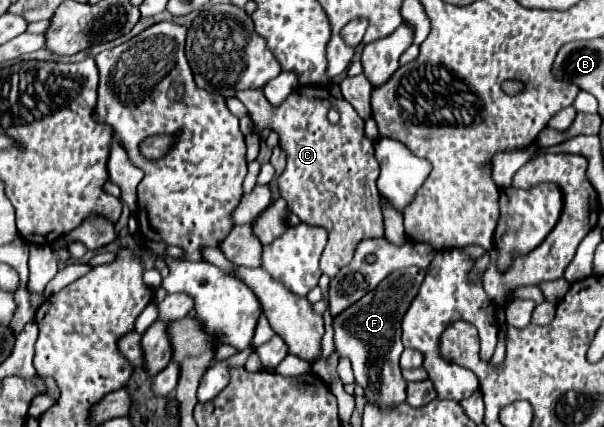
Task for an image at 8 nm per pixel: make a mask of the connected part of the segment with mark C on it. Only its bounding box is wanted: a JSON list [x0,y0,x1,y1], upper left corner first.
[236,85,384,279]

